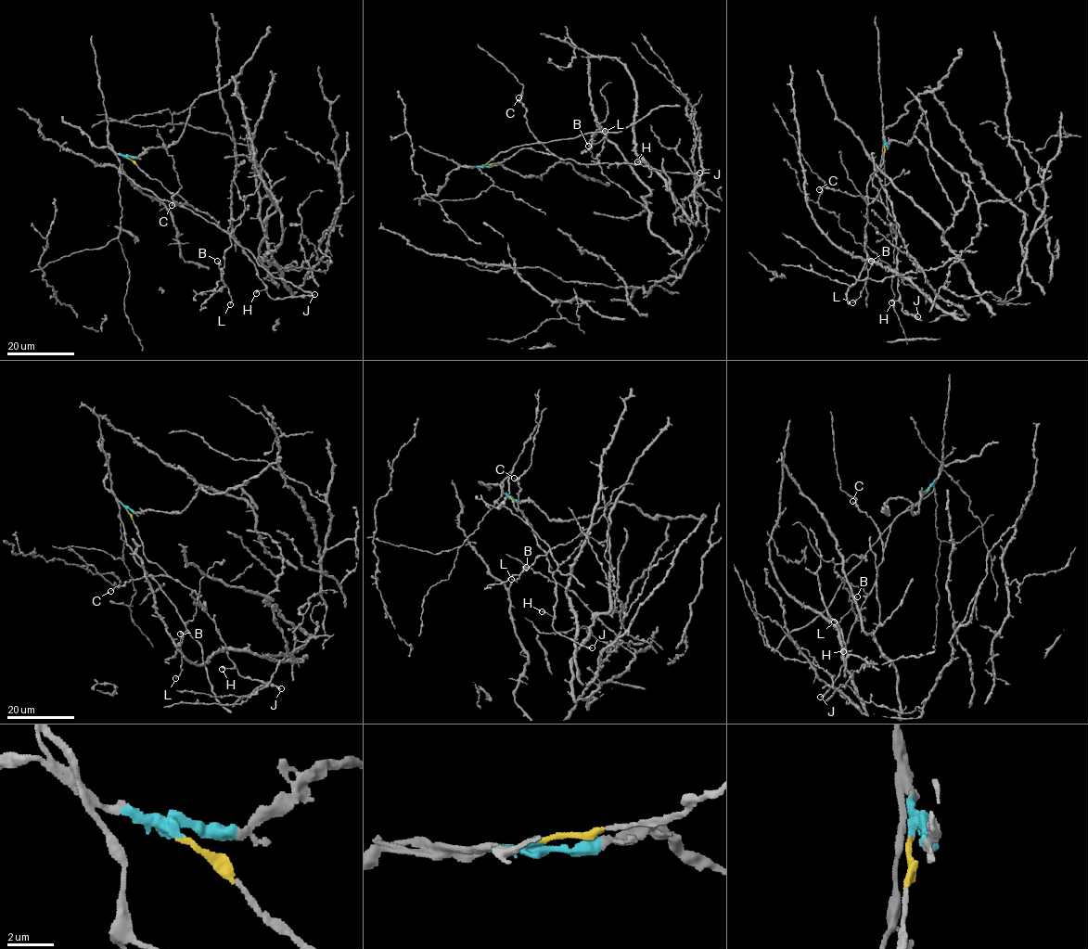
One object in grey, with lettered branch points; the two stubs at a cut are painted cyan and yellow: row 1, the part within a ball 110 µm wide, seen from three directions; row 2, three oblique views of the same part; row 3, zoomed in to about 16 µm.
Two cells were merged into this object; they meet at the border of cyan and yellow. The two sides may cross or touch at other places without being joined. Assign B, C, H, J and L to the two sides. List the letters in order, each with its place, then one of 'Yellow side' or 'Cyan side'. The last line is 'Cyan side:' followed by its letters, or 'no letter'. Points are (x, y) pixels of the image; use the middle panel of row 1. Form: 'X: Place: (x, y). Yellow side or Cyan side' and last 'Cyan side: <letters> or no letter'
B: Place: (588, 146). Cyan side
C: Place: (518, 97). Yellow side
H: Place: (637, 161). Yellow side
J: Place: (699, 173). Yellow side
L: Place: (605, 131). Cyan side
Cyan side: B, L

